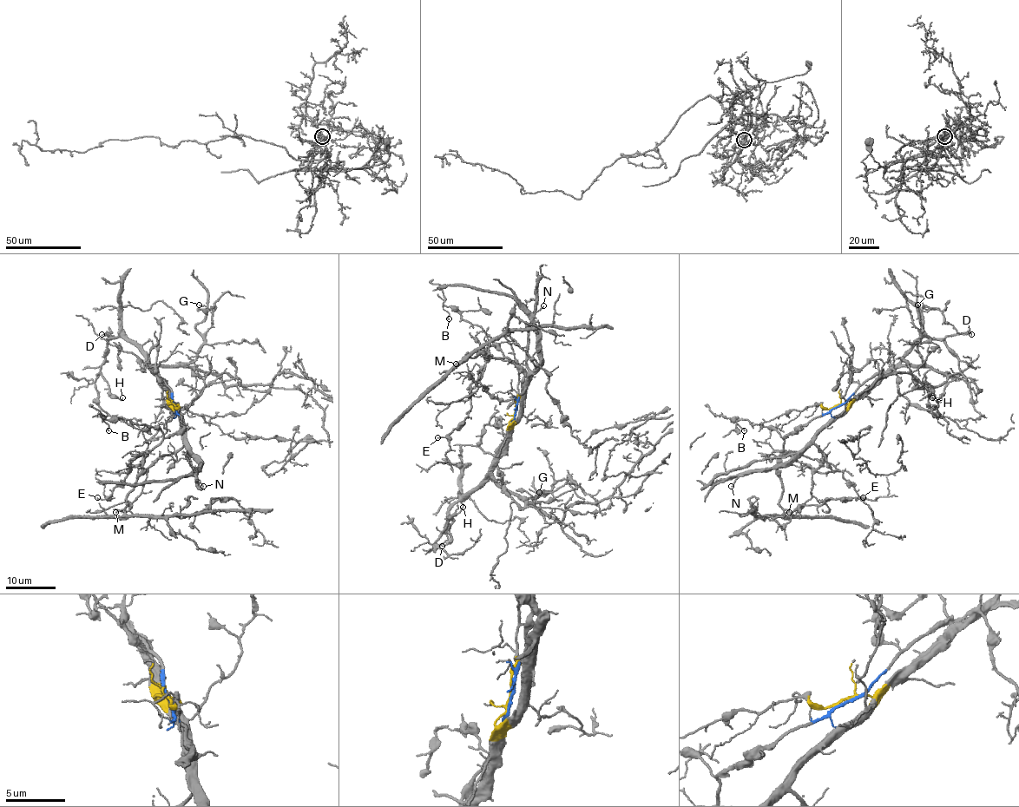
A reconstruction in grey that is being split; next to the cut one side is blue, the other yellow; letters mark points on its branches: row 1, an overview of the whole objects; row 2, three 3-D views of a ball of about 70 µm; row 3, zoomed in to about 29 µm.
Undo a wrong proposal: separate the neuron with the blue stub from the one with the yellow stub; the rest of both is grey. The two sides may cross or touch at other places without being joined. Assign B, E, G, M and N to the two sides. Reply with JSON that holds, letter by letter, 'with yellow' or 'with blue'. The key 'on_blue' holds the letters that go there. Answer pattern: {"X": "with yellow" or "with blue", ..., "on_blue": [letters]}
{"B": "with blue", "E": "with blue", "G": "with yellow", "M": "with blue", "N": "with yellow", "on_blue": ["B", "E", "M"]}

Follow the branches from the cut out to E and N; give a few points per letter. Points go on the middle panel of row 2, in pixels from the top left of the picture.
E: (515, 413), (523, 374), (505, 357), (490, 358), (471, 390), (468, 416), (448, 436), (437, 438)
N: (515, 413), (509, 423), (519, 416), (522, 386), (540, 364), (534, 318), (543, 305)

